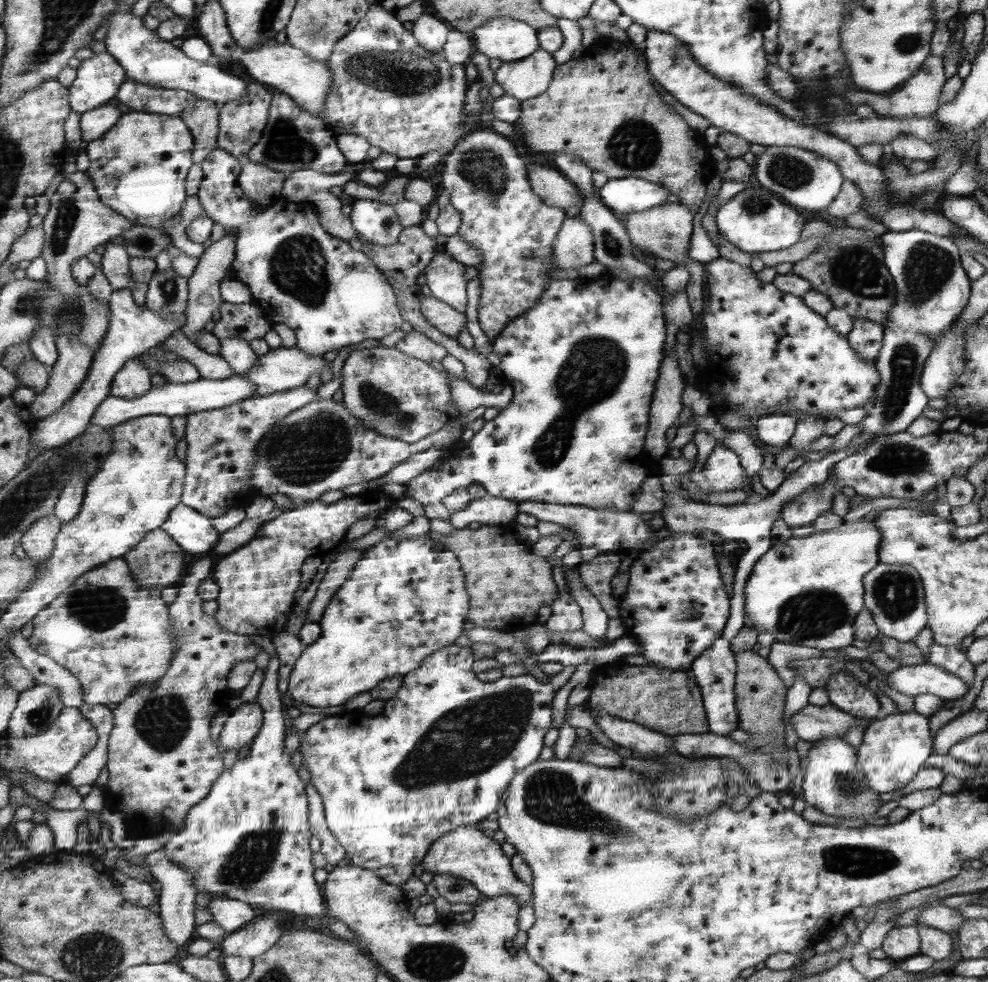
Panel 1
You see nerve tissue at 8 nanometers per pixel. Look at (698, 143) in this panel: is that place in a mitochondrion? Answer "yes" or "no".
no

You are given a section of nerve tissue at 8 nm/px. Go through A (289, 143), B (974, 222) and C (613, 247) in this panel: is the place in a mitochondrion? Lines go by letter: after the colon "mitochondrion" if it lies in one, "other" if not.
A: mitochondrion
B: other
C: mitochondrion

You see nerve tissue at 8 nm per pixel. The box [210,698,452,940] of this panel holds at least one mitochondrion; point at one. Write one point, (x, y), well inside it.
(251, 859)

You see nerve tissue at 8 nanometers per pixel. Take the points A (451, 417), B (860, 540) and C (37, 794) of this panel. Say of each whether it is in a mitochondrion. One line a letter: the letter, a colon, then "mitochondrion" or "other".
A: other
B: other
C: other

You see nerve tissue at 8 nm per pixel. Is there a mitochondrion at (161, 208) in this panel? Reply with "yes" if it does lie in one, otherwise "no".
no

